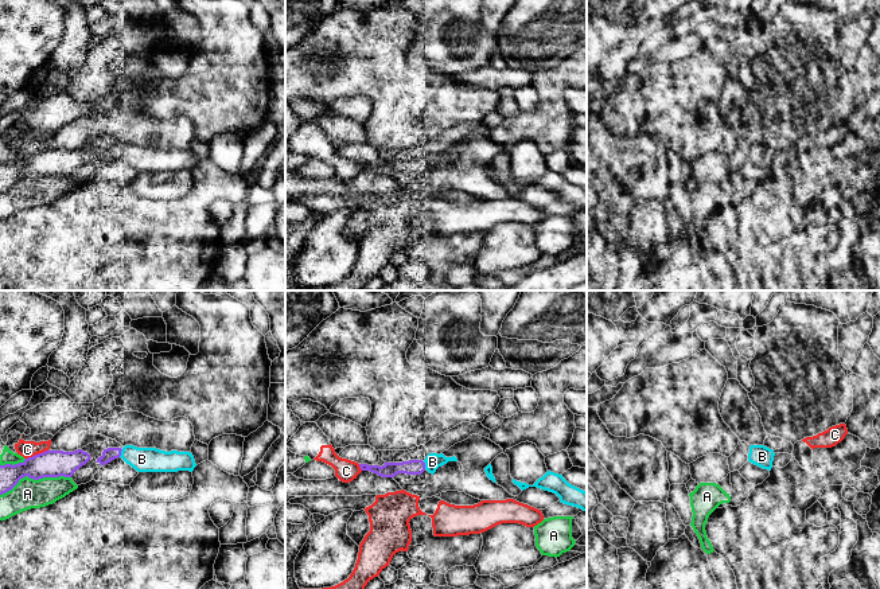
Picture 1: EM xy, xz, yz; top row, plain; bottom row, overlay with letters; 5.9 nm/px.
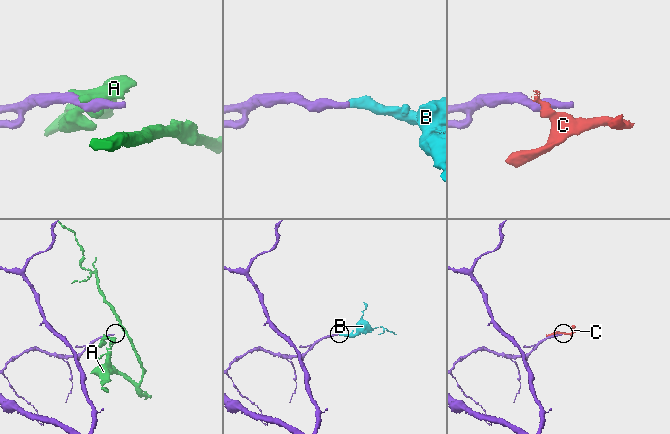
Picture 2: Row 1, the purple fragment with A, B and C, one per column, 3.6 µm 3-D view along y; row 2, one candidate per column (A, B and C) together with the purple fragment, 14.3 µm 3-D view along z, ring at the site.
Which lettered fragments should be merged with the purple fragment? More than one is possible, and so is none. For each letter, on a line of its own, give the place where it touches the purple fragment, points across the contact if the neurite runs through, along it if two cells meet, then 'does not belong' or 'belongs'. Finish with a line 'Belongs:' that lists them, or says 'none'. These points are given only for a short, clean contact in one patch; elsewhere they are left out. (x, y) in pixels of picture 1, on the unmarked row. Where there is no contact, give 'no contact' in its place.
A: xy (35, 178) | does not belong
B: xy (120, 152) | belongs
C: xy (37, 153) | along xy (47, 148), (26, 158) | does not belong
Belongs: B

